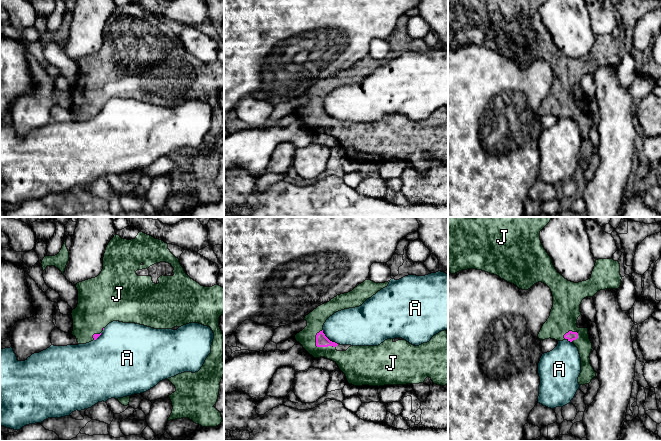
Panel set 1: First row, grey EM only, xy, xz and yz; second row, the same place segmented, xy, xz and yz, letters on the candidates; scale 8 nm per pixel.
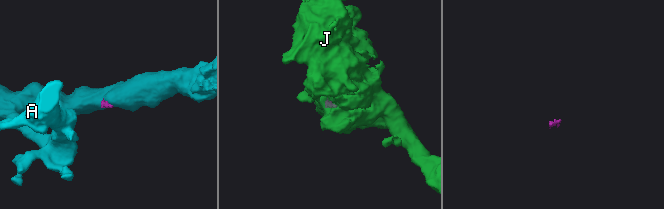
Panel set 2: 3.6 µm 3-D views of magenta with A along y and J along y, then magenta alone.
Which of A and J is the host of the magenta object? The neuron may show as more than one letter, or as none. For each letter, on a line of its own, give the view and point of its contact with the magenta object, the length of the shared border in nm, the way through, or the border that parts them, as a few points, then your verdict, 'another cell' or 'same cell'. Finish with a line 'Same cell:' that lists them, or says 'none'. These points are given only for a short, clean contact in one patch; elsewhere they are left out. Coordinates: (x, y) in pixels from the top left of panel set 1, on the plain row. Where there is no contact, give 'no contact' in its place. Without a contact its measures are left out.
A: contact xz (328, 115); length 170 nm; border xz (322, 106), (330, 116), (337, 120); another cell
J: contact xz (320, 122); length 200 nm; same cell
Same cell: J

